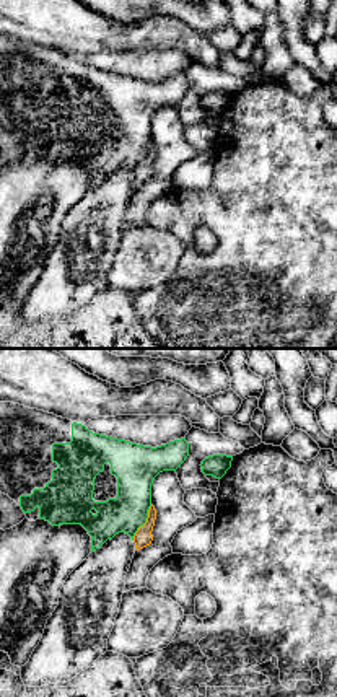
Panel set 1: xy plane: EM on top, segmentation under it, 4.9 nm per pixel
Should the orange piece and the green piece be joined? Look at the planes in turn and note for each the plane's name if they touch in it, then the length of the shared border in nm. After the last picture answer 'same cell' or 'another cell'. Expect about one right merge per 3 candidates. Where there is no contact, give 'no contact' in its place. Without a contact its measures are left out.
contact in xy; length 200 nm

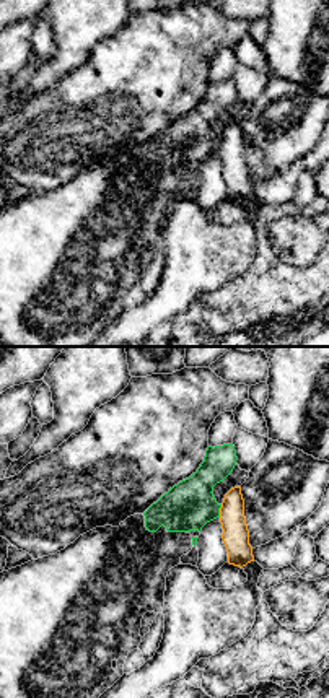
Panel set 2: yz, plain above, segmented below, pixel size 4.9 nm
contact in yz; length 70 nm

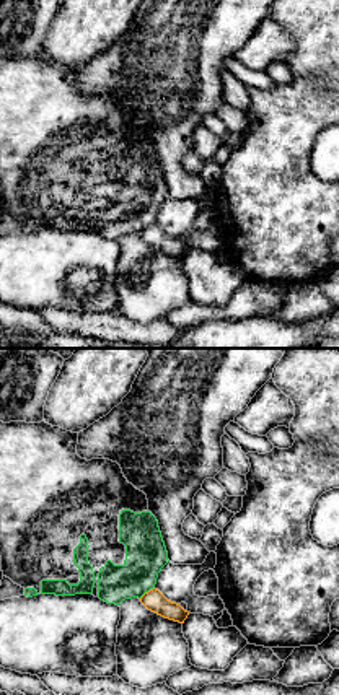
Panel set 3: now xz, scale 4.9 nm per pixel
contact in xz; length 100 nm

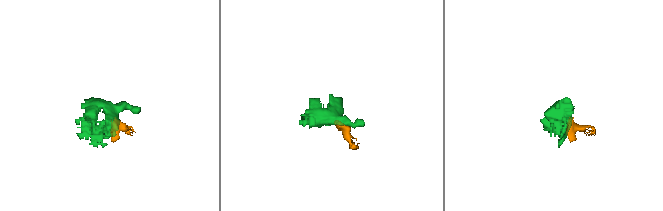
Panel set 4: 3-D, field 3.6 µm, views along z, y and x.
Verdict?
another cell

